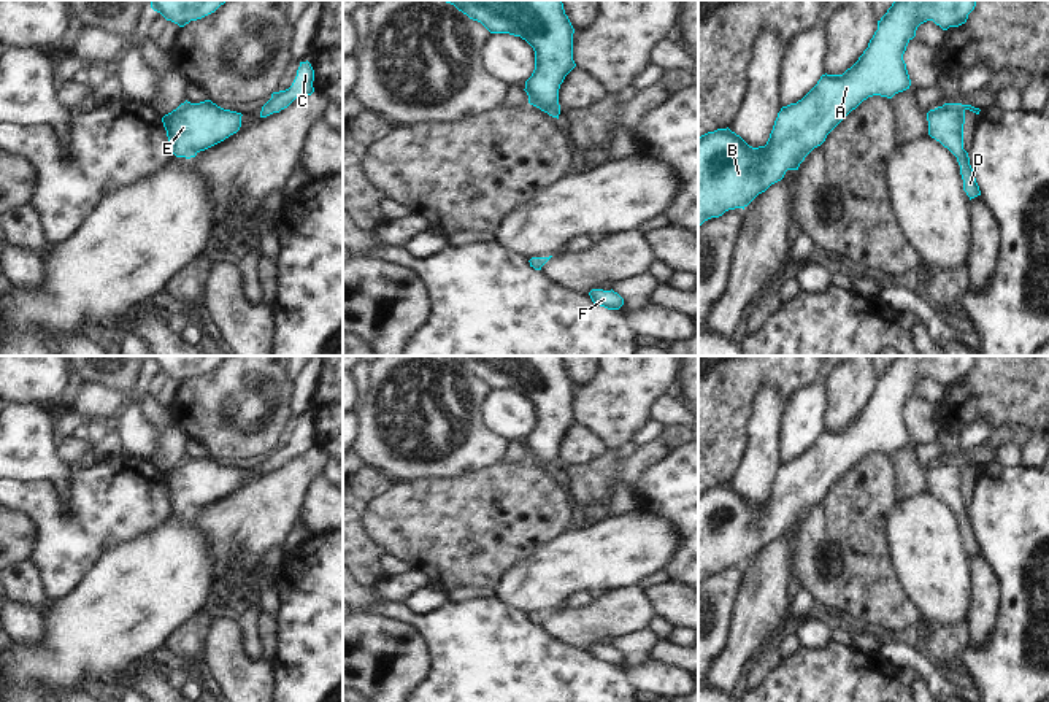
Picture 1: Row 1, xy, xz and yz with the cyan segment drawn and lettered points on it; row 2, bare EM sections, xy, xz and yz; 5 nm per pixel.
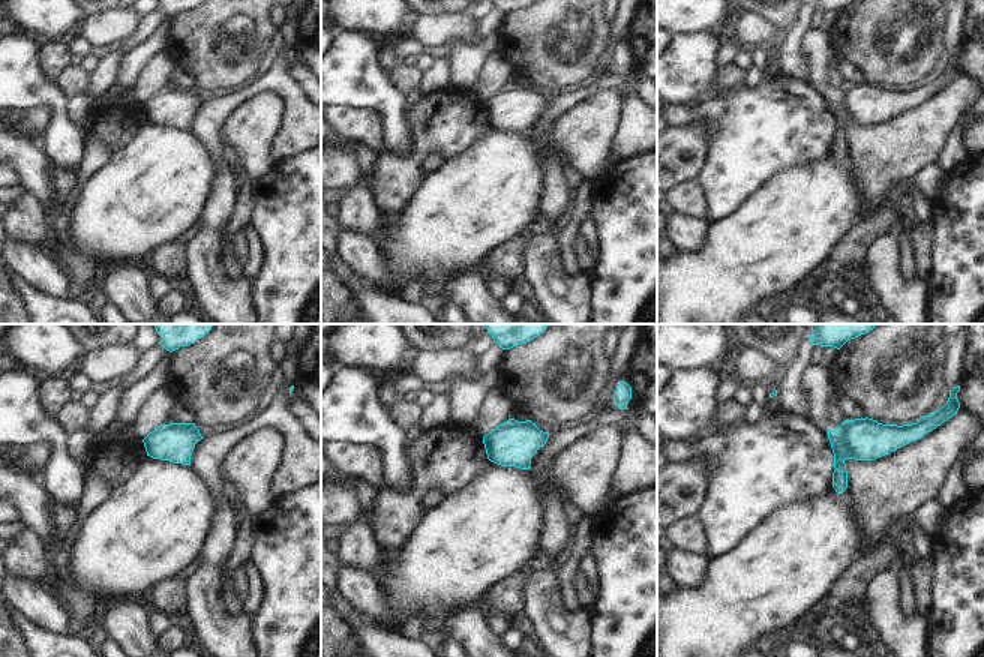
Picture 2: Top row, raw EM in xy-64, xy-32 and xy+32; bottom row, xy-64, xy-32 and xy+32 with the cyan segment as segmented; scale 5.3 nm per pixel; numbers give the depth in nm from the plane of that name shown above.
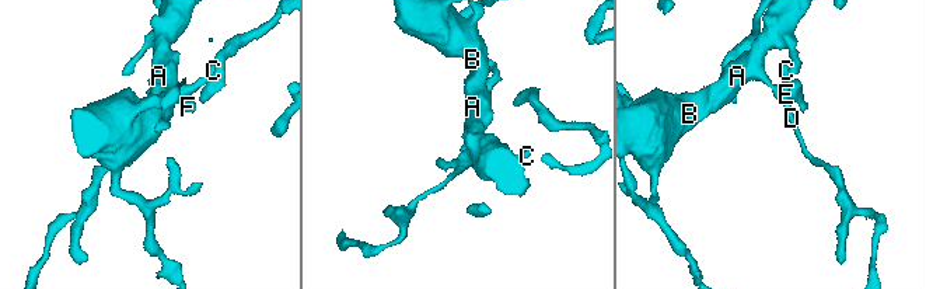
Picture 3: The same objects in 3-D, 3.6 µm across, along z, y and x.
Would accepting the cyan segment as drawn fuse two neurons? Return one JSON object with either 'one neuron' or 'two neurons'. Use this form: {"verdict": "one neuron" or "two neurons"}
{"verdict": "one neuron"}

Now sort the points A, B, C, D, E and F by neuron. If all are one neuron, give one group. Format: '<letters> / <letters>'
A B C D E F

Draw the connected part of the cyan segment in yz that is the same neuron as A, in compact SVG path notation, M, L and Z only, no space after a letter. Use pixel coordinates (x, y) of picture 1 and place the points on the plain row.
M893 356L878 376L878 386L859 416L843 430L822 430L801 456L782 462L765 502L749 502L728 483L701 491L698 494L698 583L728 565L744 565L759 550L781 537L787 526L798 526L805 513L868 453L892 454L909 445L911 435L903 410L916 392L917 383L927 376L933 376L943 386L959 383L966 378L974 362L976 356Z

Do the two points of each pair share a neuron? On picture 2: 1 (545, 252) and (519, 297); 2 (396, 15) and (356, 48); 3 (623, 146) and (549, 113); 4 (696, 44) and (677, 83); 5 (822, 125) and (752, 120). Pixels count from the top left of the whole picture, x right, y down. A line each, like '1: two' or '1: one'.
1: two
2: two
3: one
4: one
5: one

